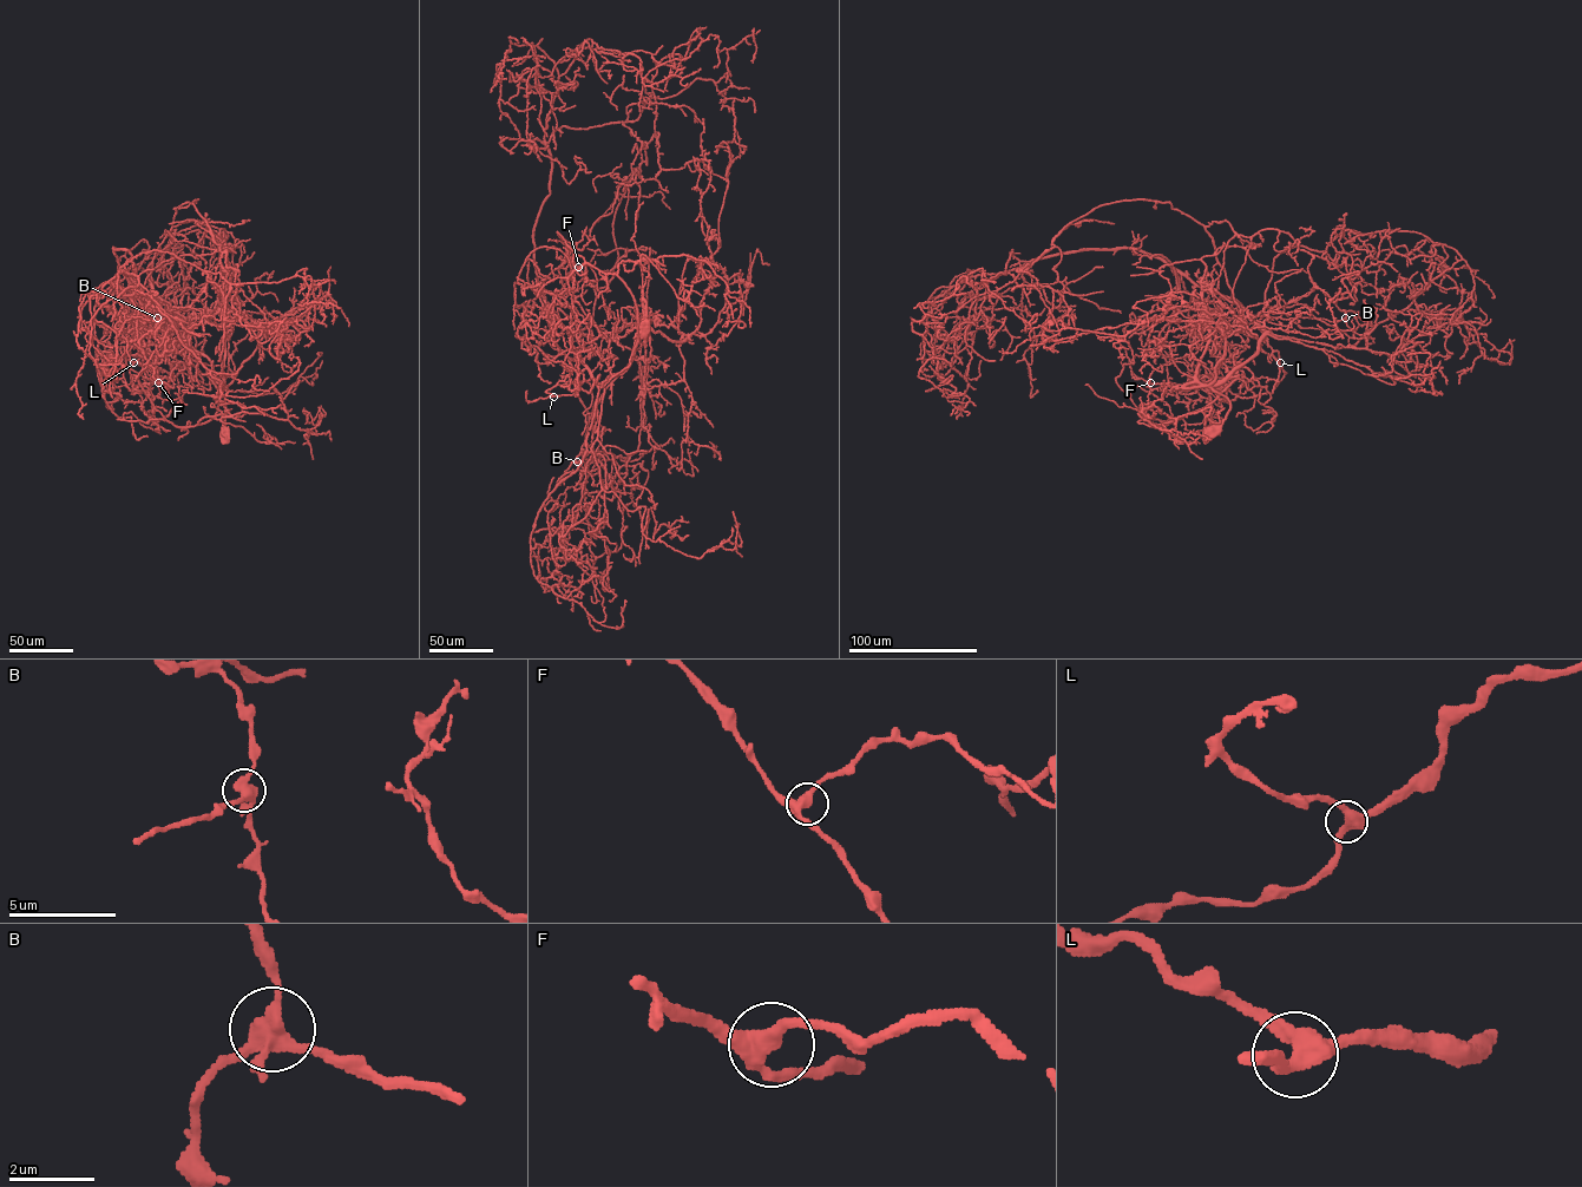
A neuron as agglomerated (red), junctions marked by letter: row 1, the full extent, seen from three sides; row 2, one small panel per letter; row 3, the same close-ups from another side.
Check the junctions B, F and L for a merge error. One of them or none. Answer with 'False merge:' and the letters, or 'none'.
False merge: none

